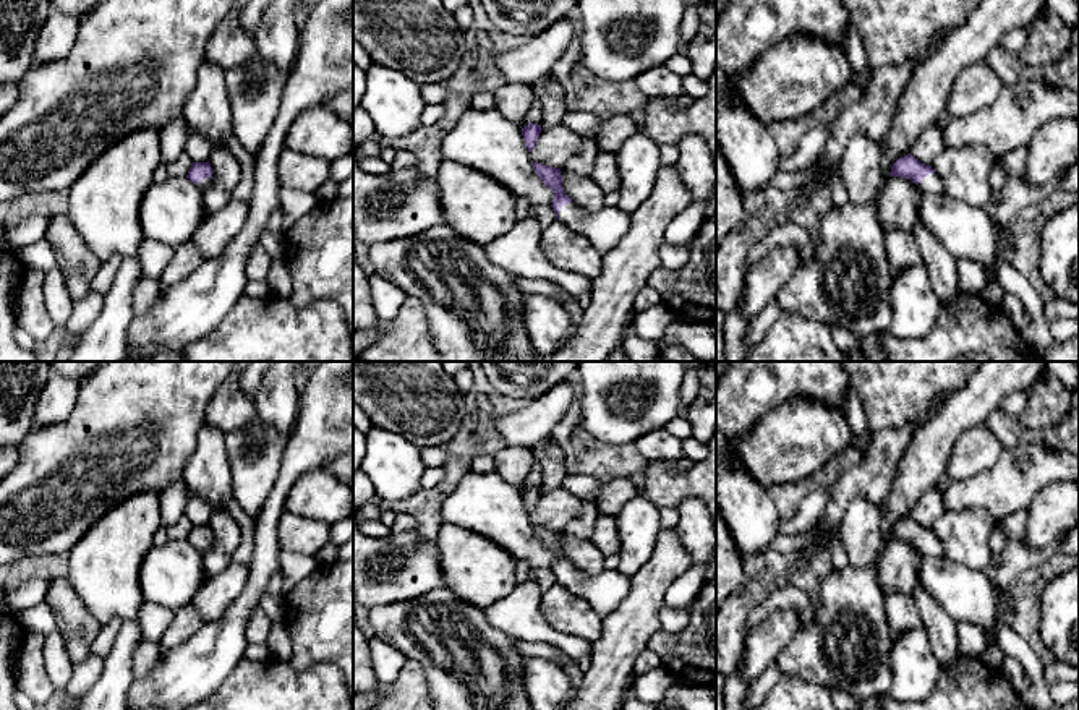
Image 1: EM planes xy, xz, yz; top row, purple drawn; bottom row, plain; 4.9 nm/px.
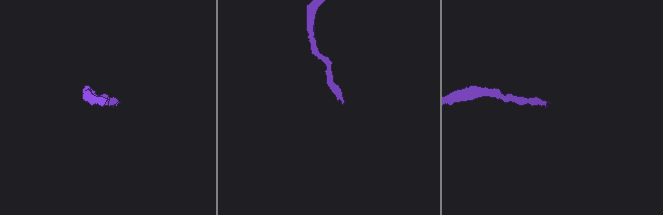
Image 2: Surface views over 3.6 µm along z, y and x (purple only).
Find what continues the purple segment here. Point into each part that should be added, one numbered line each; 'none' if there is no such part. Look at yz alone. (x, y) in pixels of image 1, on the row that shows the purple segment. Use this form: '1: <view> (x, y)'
1: yz (932, 183)

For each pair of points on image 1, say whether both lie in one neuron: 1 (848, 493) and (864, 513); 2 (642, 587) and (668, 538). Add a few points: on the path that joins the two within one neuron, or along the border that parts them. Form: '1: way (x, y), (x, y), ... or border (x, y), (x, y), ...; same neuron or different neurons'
1: border (880, 503), (854, 498), (840, 522), (840, 534); different neurons
2: way (653, 576), (668, 561), (668, 550); same neuron

